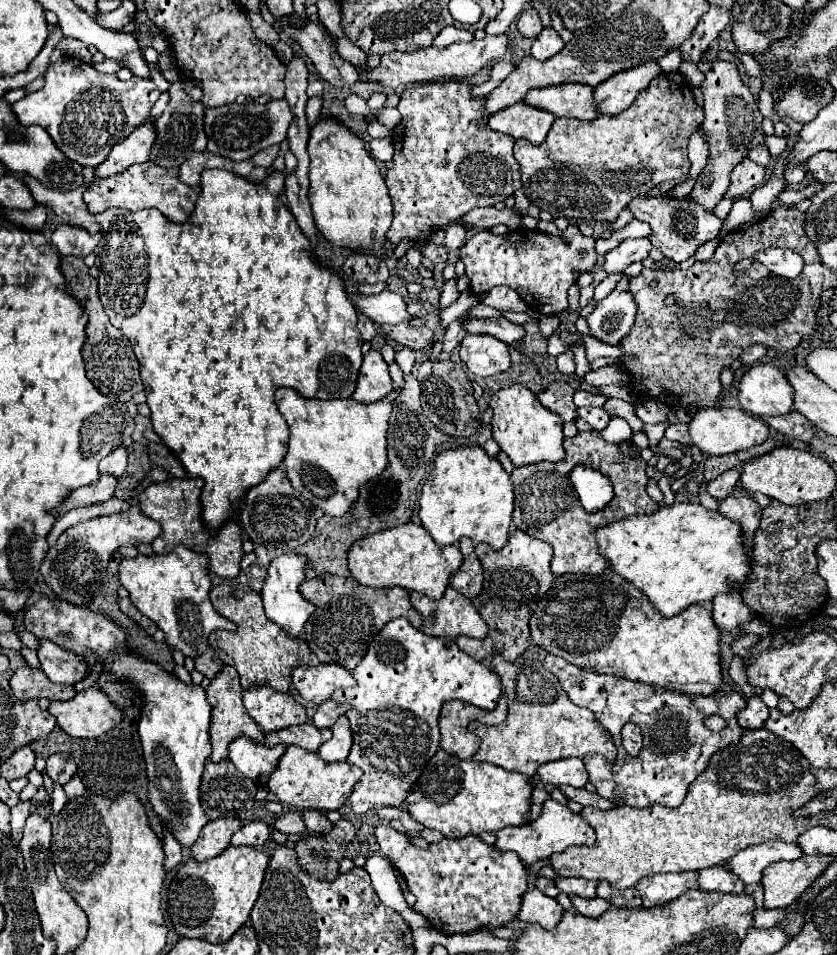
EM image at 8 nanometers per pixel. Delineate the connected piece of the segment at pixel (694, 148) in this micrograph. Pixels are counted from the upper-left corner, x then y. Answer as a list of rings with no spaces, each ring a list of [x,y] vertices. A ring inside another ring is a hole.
[[[696,130],[692,136],[690,136],[690,144],[688,144],[688,158],[692,162],[686,178],[690,180],[696,180],[698,174],[702,172],[706,160],[708,160],[708,146],[704,144],[704,134],[700,130]]]

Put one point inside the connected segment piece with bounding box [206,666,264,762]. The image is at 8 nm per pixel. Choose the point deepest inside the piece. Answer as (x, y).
(230, 720)

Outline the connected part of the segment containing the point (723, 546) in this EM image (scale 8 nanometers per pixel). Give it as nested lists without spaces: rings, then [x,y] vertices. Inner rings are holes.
[[[674,502],[672,506],[662,506],[658,512],[650,516],[634,516],[624,522],[612,522],[594,532],[598,538],[600,552],[610,560],[610,568],[634,582],[650,602],[658,608],[660,614],[672,618],[684,612],[688,606],[698,602],[712,602],[716,594],[726,594],[738,590],[748,582],[752,572],[752,556],[744,550],[742,526],[734,520],[728,520],[716,510],[706,510],[698,502]]]

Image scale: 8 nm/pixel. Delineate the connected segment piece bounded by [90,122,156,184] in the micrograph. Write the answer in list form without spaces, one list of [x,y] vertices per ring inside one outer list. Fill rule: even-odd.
[[[152,122],[136,128],[136,132],[132,132],[128,138],[114,144],[114,148],[108,154],[108,158],[104,160],[104,164],[96,166],[94,180],[90,184],[98,182],[100,178],[106,178],[106,176],[116,176],[116,174],[128,170],[132,164],[146,162],[150,156],[152,140],[156,140],[156,130],[154,130]]]

